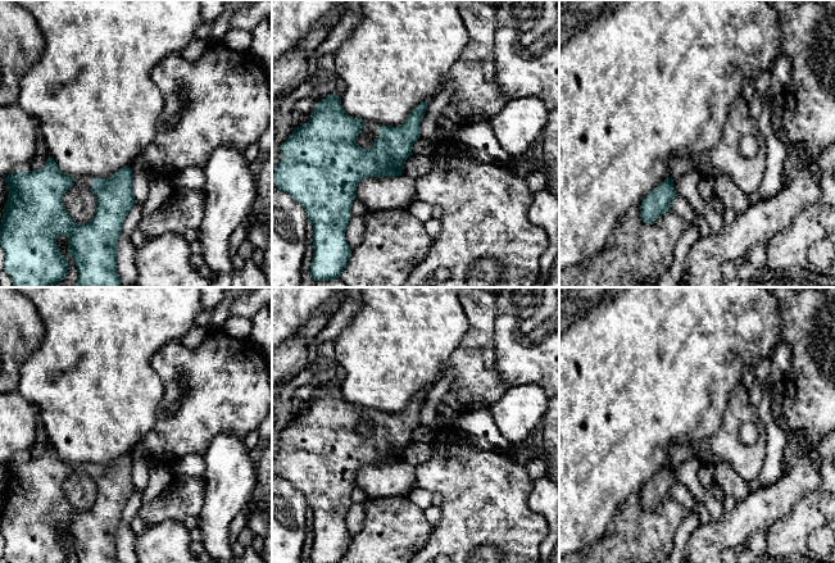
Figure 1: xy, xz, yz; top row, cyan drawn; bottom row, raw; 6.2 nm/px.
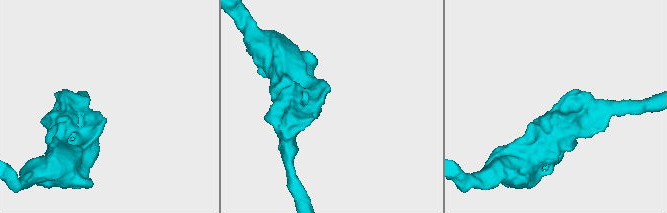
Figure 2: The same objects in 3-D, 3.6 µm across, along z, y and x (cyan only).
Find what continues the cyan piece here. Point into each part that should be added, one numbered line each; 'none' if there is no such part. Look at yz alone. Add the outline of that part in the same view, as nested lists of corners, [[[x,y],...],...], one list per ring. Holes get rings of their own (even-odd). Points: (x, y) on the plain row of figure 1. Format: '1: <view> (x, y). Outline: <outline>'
none

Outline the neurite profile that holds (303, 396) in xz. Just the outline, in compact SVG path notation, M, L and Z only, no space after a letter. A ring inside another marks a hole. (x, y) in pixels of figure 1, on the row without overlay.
M326 383L305 385L303 387L296 389L294 391L294 396L291 400L294 414L304 413L309 408L313 398L314 398L316 391L318 389L323 387L325 385Z

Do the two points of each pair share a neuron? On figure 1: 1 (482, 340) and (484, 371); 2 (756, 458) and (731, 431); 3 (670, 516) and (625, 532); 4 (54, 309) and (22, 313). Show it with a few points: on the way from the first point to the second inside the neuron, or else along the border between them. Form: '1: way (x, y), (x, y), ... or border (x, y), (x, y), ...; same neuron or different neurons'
1: way (482, 348), (482, 363); same neuron
2: way (748, 457), (731, 439); same neuron
3: way (658, 526), (652, 532), (636, 532); same neuron
4: border (28, 300), (41, 318), (44, 327), (42, 341); different neurons

